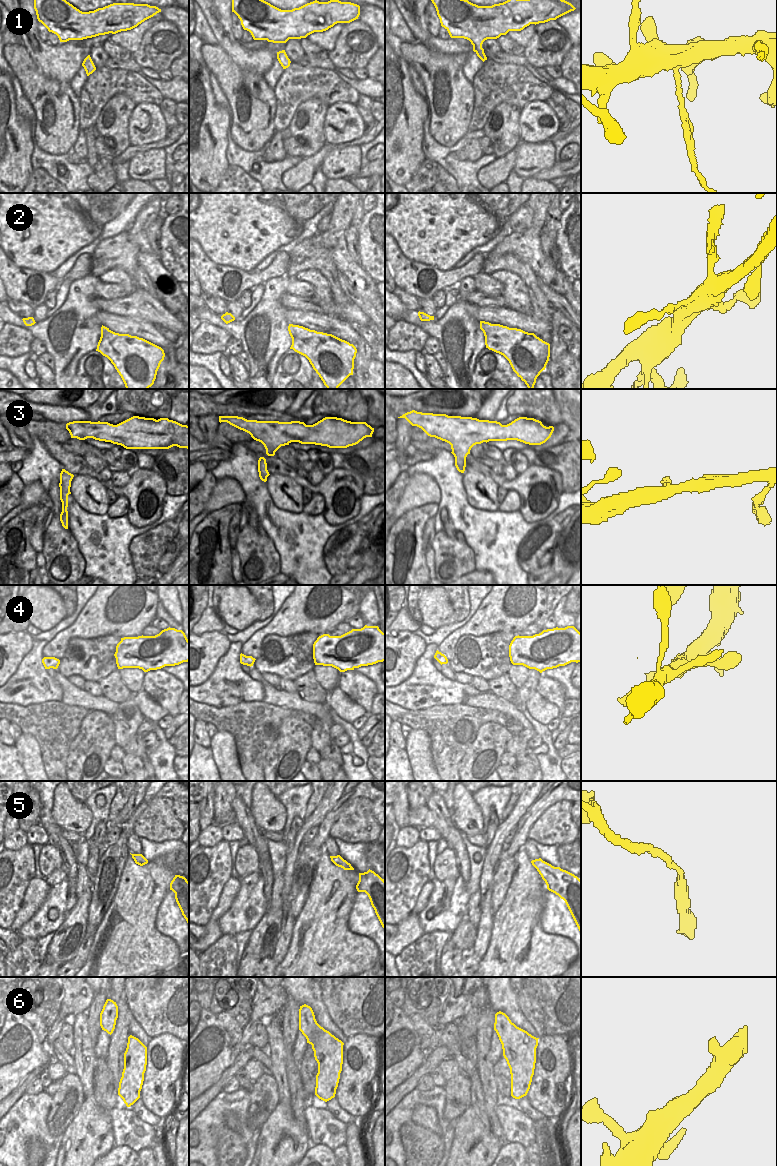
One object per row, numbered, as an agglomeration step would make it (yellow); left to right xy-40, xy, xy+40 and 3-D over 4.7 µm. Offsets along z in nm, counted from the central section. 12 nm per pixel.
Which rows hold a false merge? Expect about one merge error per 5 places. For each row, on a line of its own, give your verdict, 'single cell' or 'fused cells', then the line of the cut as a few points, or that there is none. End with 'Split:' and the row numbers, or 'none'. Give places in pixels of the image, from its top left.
1: fused cells; cut xy+40 (482, 48), (476, 52)
2: single cell; cut none
3: single cell; cut none
4: single cell; cut none
5: single cell; cut none
6: single cell; cut none
Split: 1

